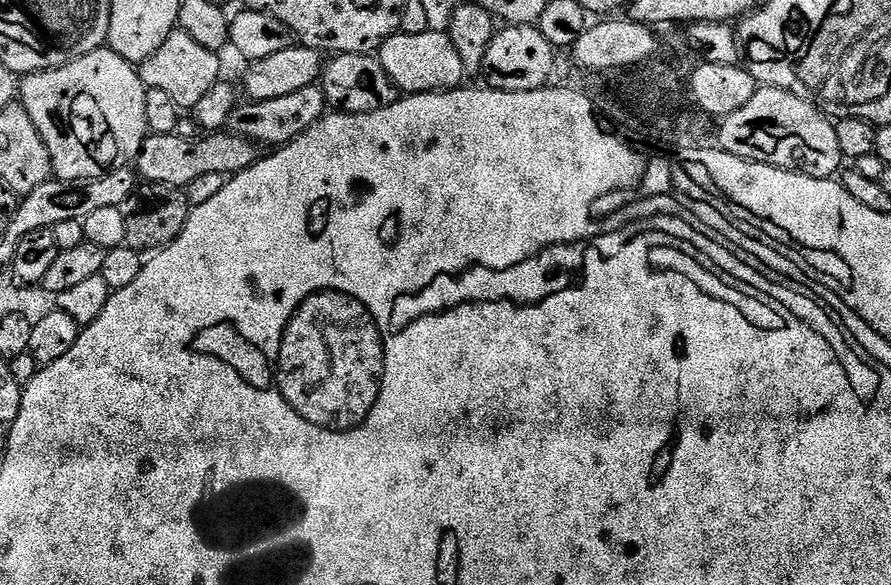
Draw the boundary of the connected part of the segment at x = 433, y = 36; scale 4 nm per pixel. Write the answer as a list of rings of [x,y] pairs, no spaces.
[[[401,30],[378,49],[380,65],[386,74],[390,74],[392,85],[404,94],[451,92],[461,87],[466,73],[458,50],[454,50],[454,42],[450,42],[447,32],[423,31]]]

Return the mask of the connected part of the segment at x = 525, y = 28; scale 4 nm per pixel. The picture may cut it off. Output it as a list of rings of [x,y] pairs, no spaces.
[[[510,24],[501,27],[490,42],[490,50],[486,50],[486,62],[482,69],[487,83],[500,92],[533,92],[539,88],[547,88],[553,83],[552,75],[556,72],[557,49],[540,32],[539,27],[530,24]]]

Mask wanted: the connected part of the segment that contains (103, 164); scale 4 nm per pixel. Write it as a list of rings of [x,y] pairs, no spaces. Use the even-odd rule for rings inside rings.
[[[107,46],[96,48],[82,58],[72,60],[69,64],[63,64],[61,68],[51,68],[49,72],[31,72],[29,76],[23,77],[19,81],[18,100],[24,105],[26,112],[30,114],[34,126],[38,126],[38,134],[42,134],[42,142],[46,142],[46,150],[50,150],[50,162],[57,180],[93,180],[94,178],[102,178],[107,172],[127,168],[135,161],[136,155],[142,150],[144,141],[149,135],[148,123],[146,122],[146,89],[139,71],[131,62],[124,61]]]

